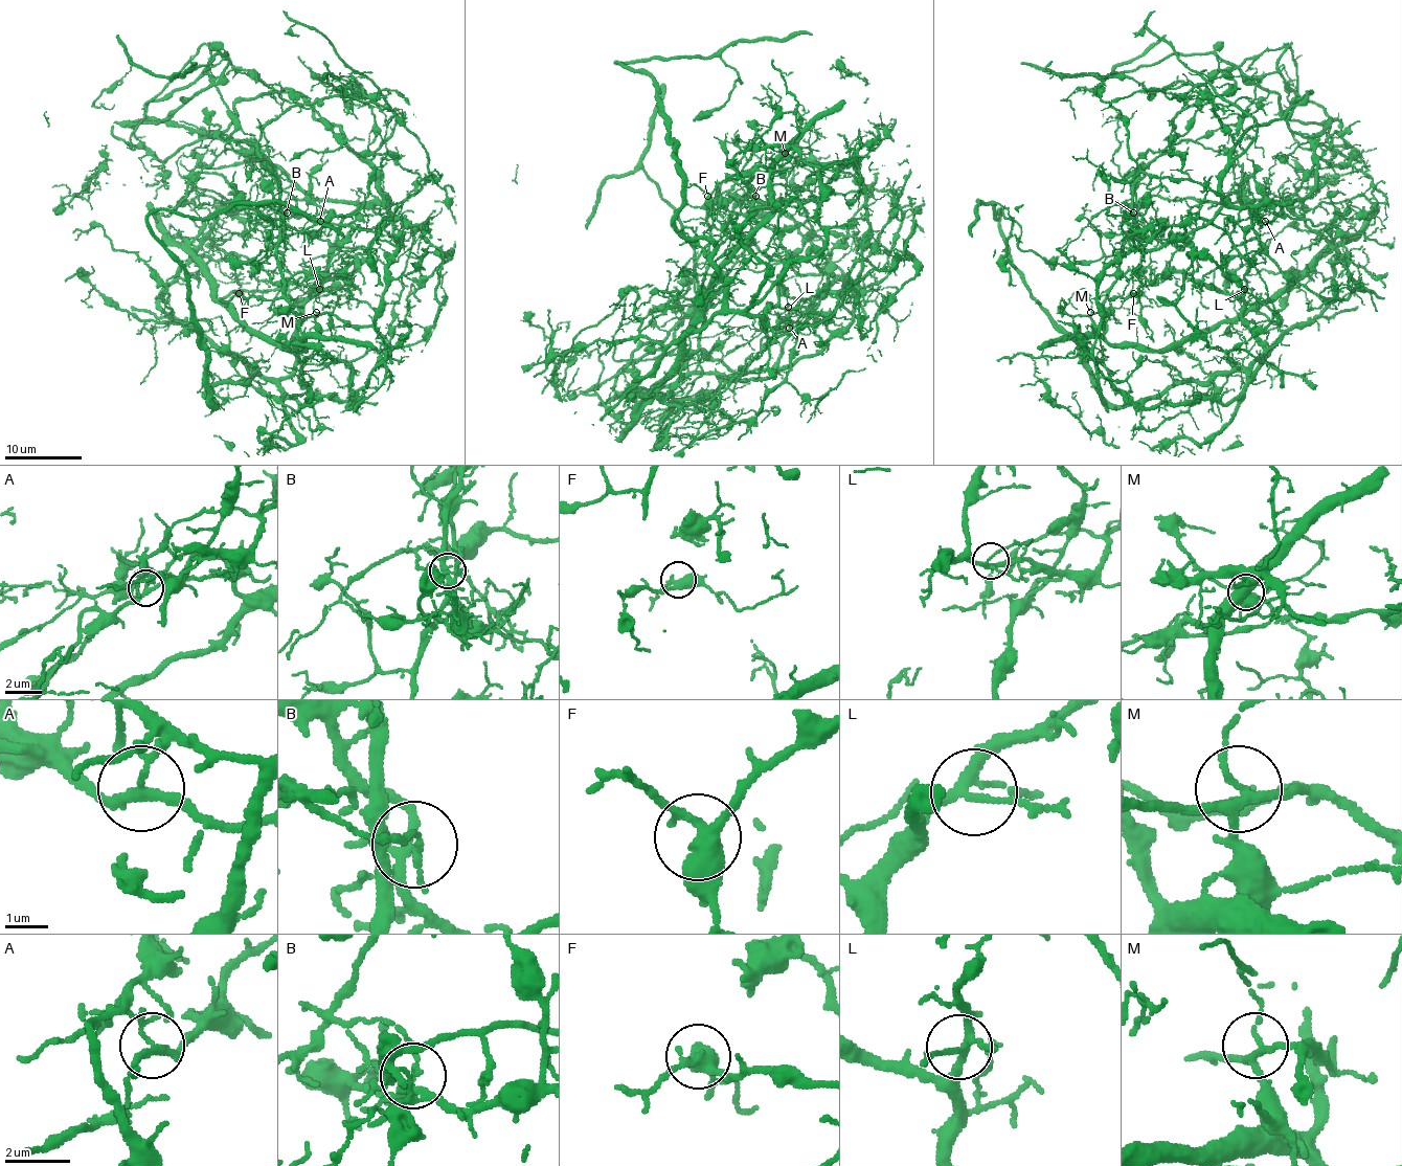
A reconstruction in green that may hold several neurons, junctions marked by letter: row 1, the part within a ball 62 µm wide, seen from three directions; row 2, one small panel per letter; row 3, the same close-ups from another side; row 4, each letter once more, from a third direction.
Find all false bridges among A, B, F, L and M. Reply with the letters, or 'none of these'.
A, B

